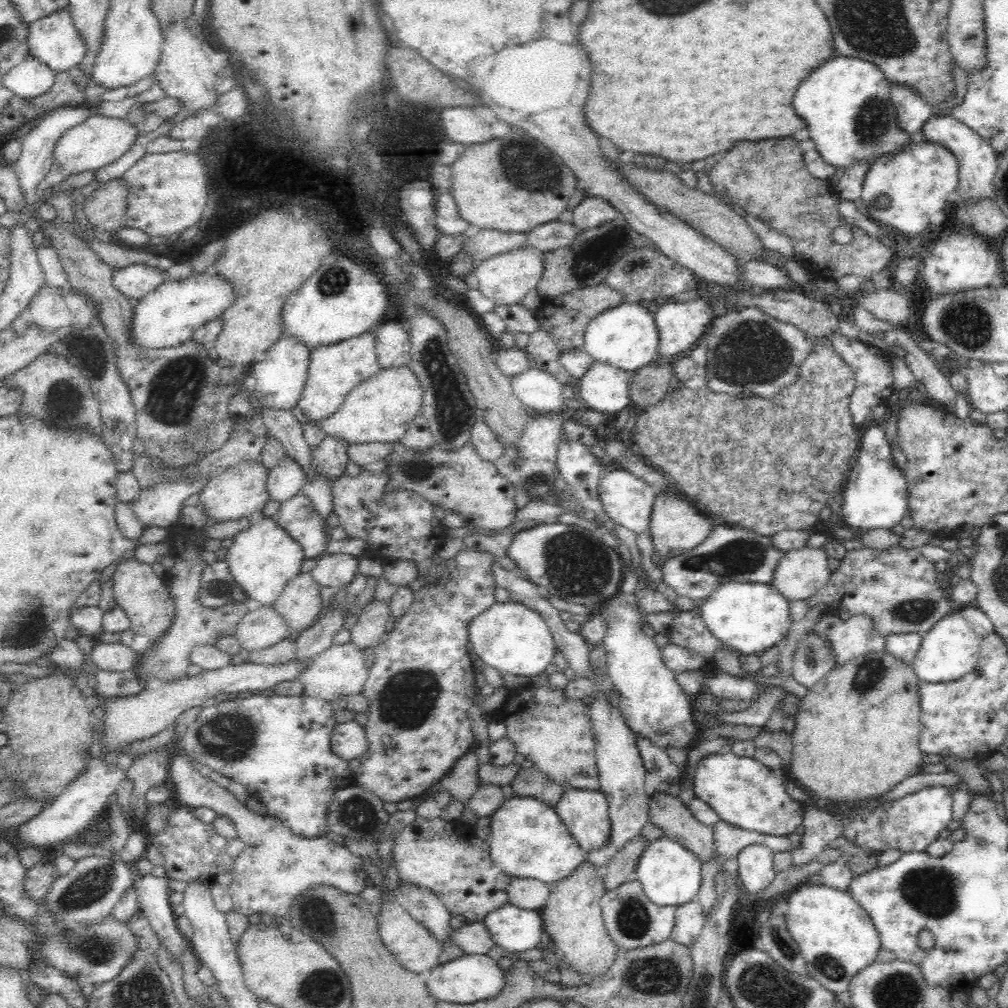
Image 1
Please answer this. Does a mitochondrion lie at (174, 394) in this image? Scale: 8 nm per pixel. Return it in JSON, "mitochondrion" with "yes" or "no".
{"mitochondrion":"yes"}

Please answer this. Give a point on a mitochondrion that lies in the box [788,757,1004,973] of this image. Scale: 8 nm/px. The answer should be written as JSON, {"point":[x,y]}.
{"point":[933,891]}

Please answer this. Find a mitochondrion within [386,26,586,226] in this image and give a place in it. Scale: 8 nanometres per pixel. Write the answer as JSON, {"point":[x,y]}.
{"point":[527,170]}

